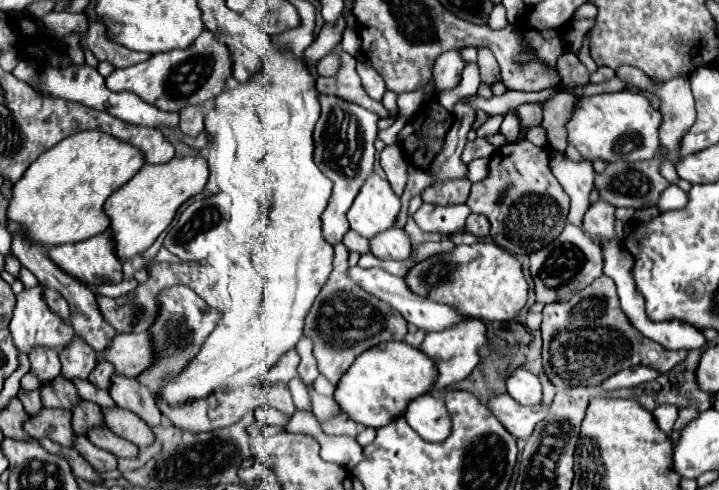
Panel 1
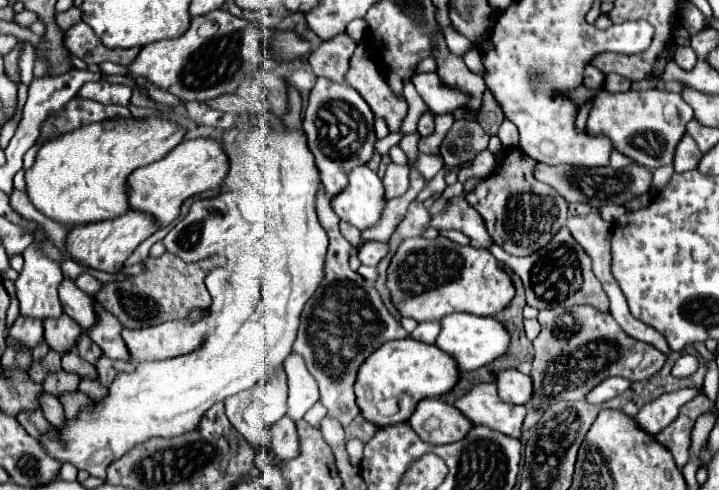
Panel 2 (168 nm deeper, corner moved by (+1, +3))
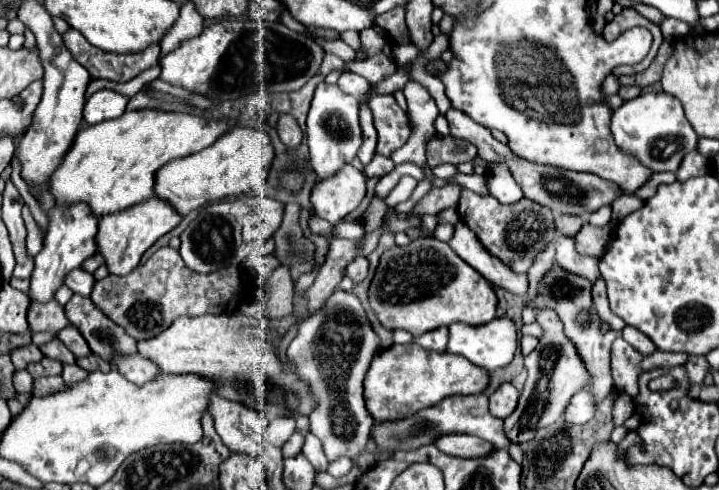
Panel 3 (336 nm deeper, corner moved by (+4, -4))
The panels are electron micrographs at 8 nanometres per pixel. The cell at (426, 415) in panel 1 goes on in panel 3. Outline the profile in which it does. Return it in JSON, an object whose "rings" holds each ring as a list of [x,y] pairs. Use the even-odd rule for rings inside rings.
{"rings":[[[444,434],[434,438],[434,446],[448,456],[482,456],[490,452],[494,446],[486,440],[468,434]]]}

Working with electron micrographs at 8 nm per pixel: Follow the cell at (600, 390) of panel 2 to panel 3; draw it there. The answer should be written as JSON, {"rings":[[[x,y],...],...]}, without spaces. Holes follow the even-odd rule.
{"rings":[[[580,390],[568,404],[568,410],[564,412],[564,420],[572,424],[586,424],[596,414],[596,400],[594,394],[588,390]]]}

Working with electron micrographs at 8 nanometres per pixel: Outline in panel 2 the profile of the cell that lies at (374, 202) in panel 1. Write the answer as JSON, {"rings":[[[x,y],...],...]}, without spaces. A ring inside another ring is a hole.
{"rings":[[[361,165],[349,173],[347,187],[331,199],[331,207],[339,219],[349,221],[357,229],[367,229],[379,221],[385,207],[383,197],[385,189],[377,173]]]}

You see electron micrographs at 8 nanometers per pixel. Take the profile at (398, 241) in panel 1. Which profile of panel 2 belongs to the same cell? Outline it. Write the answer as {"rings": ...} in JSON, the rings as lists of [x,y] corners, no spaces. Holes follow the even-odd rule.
{"rings":[[[369,241],[359,249],[359,261],[371,267],[375,267],[385,255],[387,255],[387,243],[379,243],[379,241]]]}

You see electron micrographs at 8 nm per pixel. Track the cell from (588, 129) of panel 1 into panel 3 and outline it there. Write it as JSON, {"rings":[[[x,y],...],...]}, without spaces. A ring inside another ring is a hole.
{"rings":[[[642,92],[638,98],[612,110],[610,132],[624,154],[634,156],[652,172],[676,172],[682,158],[692,152],[698,142],[696,132],[684,116],[682,104],[666,92]]]}

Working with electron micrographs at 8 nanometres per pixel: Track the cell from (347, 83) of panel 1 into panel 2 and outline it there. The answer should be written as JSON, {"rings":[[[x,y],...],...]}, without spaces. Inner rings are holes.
{"rings":[[[339,33],[331,41],[325,41],[309,55],[309,63],[315,75],[327,77],[335,83],[345,83],[345,73],[355,47],[357,43],[347,33]]]}

